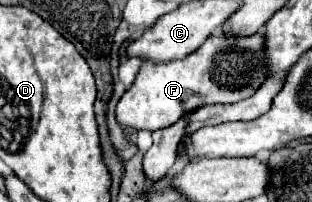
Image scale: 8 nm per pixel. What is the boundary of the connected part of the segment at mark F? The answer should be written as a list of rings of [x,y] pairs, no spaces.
[[[212,34],[198,50],[188,54],[188,58],[164,62],[160,66],[144,62],[136,74],[134,84],[116,104],[116,120],[118,124],[134,130],[160,130],[174,124],[188,110],[216,102],[232,104],[244,100],[252,96],[266,78],[268,68],[264,64],[262,34],[248,38]]]

